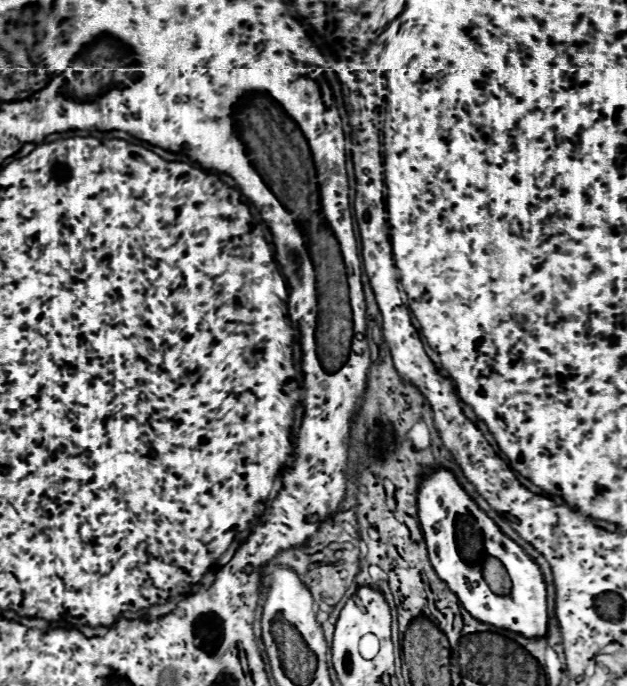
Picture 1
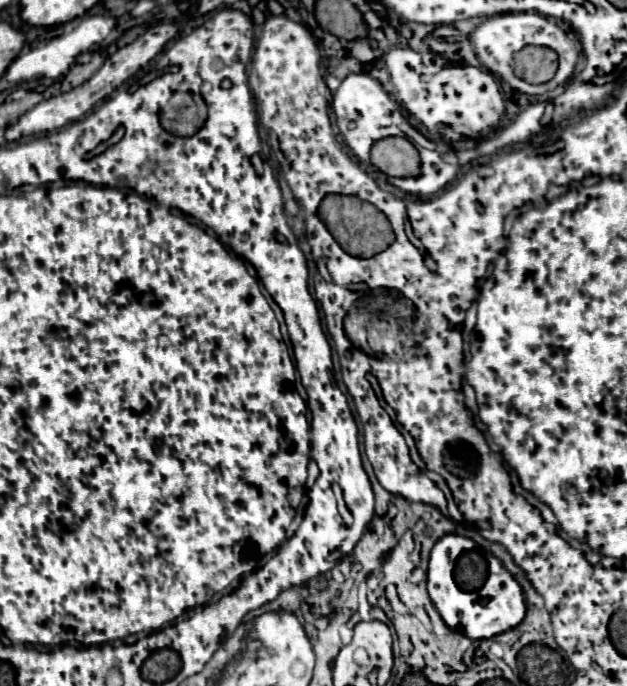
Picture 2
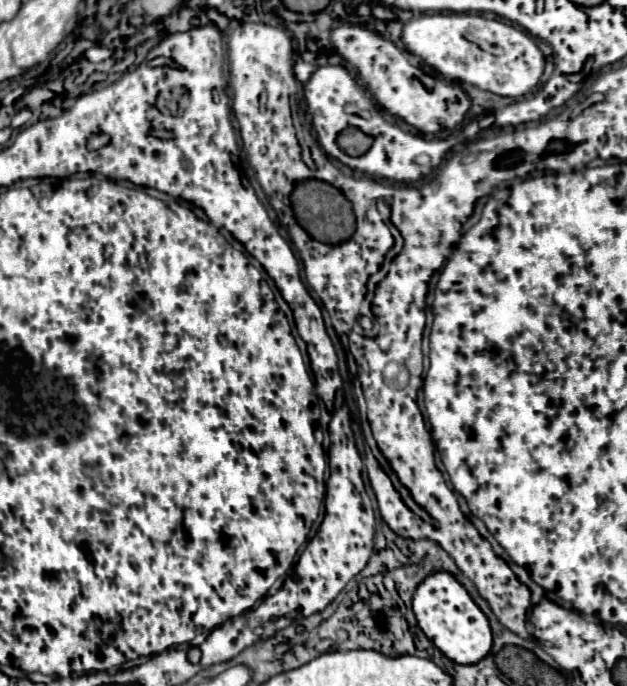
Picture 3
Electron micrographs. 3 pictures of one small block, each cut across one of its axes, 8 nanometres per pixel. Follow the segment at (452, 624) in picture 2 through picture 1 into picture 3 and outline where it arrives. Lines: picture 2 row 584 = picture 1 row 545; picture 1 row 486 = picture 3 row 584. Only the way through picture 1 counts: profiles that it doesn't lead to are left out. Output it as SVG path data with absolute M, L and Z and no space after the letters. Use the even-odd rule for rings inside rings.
M434 572L422 580L414 592L414 614L424 634L458 664L476 664L492 648L492 630L486 614L470 598L468 590L448 572Z

